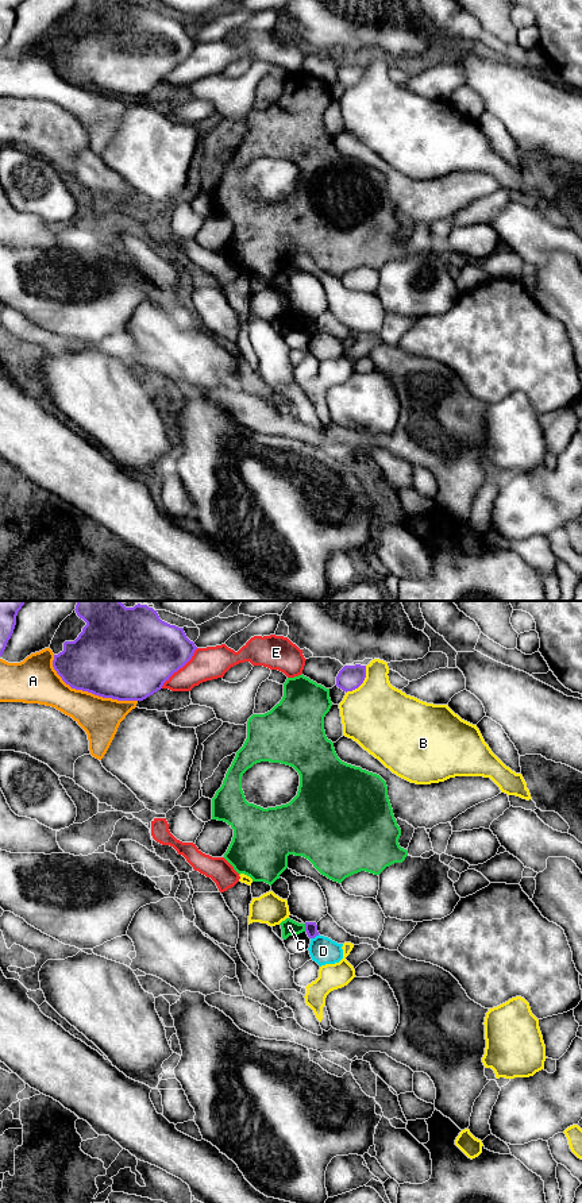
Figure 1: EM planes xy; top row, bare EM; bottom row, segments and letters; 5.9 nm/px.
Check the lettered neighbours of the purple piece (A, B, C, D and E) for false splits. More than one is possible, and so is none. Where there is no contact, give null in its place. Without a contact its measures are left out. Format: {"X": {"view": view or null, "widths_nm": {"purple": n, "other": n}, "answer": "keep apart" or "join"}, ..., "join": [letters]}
{"A": {"view": "xy", "widths_nm": {"purple": 480, "other": 240}, "answer": "keep apart"}, "B": {"view": "xy", "widths_nm": {"purple": 140, "other": 400}, "answer": "keep apart"}, "C": {"view": "xy", "widths_nm": {"purple": 80, "other": 90}, "answer": "keep apart"}, "D": {"view": "xy", "widths_nm": {"purple": 80, "other": 160}, "answer": "keep apart"}, "E": {"view": "xy", "widths_nm": {"purple": 460, "other": 190}, "answer": "keep apart"}, "join": []}

